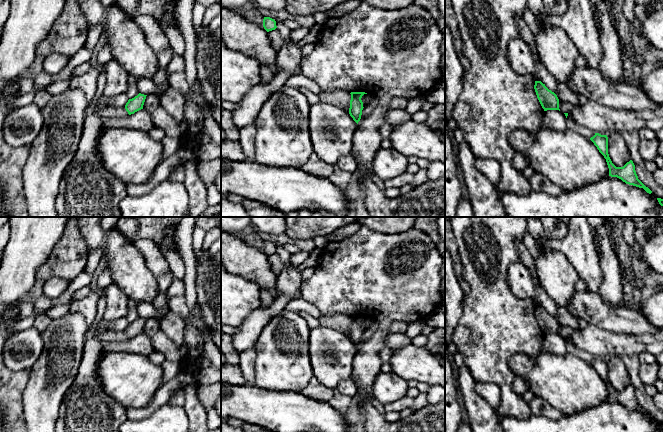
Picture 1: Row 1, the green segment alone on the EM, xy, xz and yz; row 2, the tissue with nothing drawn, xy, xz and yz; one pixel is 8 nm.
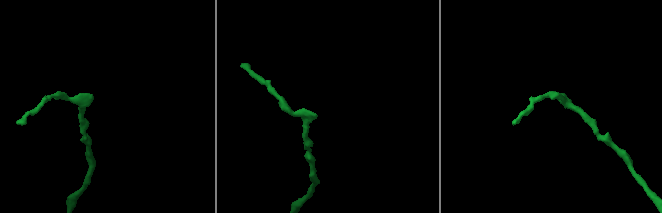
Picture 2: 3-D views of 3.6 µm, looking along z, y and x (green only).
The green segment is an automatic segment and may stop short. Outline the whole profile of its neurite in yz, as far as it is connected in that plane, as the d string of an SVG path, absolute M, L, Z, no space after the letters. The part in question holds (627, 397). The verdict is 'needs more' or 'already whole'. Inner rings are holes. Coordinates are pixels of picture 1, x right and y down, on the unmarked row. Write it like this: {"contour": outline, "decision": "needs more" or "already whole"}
{"contour": "M595 357L590 364L597 371L599 376L606 383L608 392L609 392L609 400L617 401L621 403L623 406L629 409L633 409L639 412L643 412L647 417L651 418L652 415L646 411L639 403L635 395L635 389L632 384L627 386L623 391L616 391L608 378L608 361L607 359L601 359L599 357Z", "decision": "already whole"}

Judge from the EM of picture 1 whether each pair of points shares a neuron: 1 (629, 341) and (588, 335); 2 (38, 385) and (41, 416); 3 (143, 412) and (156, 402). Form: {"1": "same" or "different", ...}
{"1": "same", "2": "same", "3": "same"}

